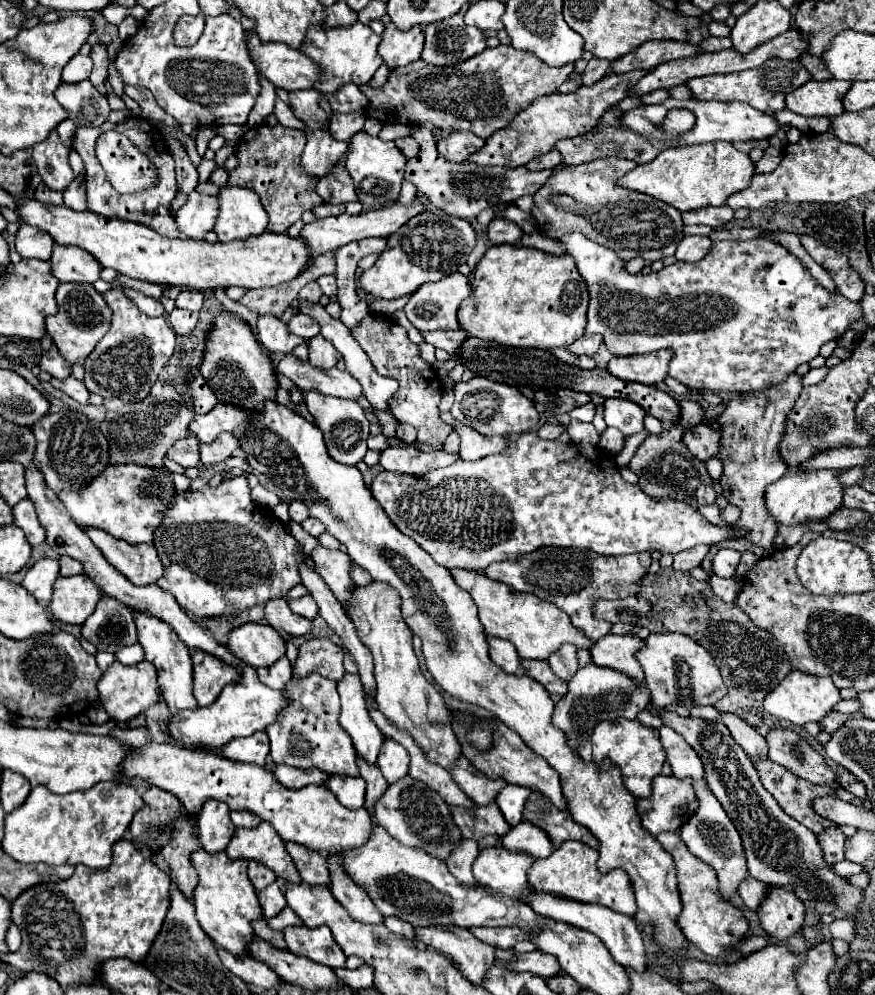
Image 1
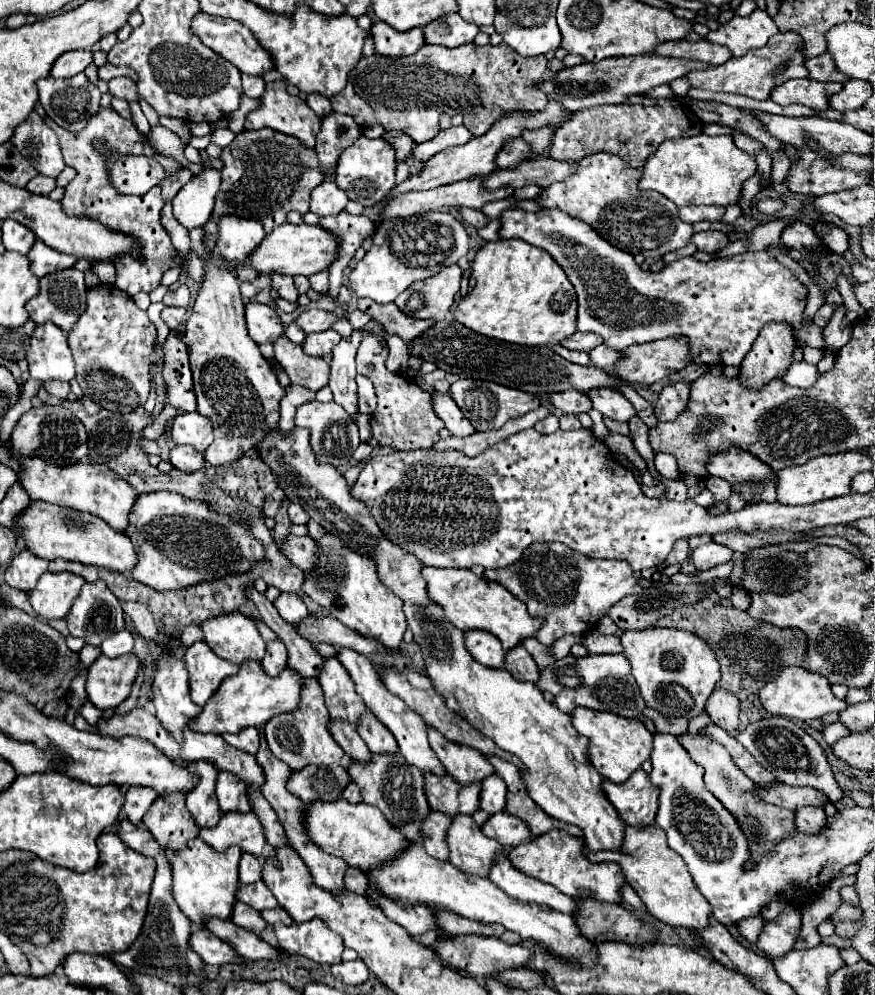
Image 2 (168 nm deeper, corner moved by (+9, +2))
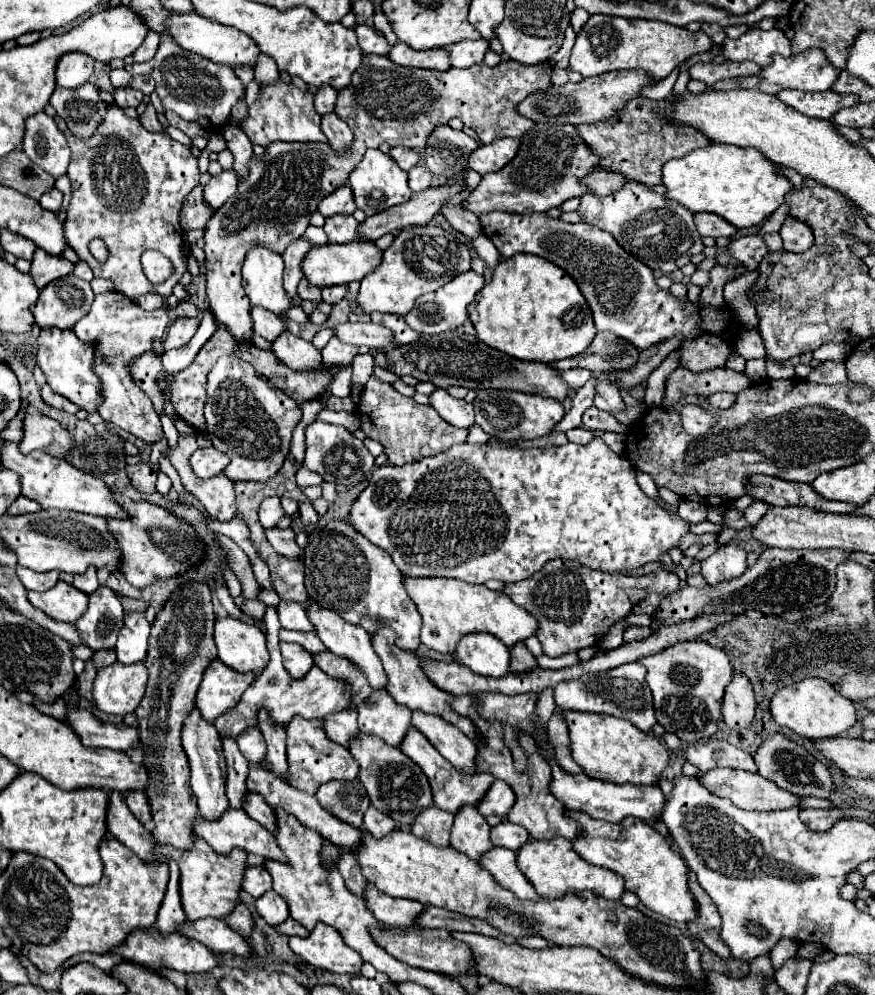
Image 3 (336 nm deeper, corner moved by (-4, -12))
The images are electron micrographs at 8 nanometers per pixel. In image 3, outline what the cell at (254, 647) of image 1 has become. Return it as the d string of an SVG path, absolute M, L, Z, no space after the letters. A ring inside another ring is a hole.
M218 618L214 626L218 658L238 672L262 672L270 660L266 636L260 628L236 618Z

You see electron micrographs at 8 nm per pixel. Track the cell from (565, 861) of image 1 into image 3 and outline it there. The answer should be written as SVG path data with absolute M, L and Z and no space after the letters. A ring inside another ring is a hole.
M552 838L552 840L528 840L518 852L516 852L516 864L526 876L526 880L536 888L540 896L554 898L564 896L566 892L582 892L592 890L598 896L604 896L606 900L620 900L624 892L624 880L622 876L610 872L608 868L598 868L592 864L586 864L574 850L570 840L566 838Z

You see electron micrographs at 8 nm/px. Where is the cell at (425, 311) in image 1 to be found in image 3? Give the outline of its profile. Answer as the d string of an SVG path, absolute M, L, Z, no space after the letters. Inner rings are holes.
M474 270L470 272L462 272L460 276L456 276L454 280L450 280L448 284L444 284L442 288L426 294L426 296L420 296L418 298L418 304L404 316L406 318L406 324L416 330L418 334L442 334L442 332L450 332L450 330L456 330L458 326L464 324L464 320L468 318L468 312L466 312L466 306L470 302L474 302L476 294L480 292L480 288L484 286L484 276L482 274L476 274Z

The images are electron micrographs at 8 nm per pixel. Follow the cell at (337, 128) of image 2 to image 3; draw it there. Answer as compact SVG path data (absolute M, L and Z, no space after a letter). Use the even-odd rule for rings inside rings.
M330 112L328 116L322 116L322 132L326 134L330 146L336 152L348 150L352 144L352 138L354 138L348 124L344 120L340 120L334 112Z

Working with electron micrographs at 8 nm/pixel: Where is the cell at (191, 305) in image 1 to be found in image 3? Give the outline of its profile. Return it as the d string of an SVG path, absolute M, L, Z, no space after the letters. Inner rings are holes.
M182 300L182 302L174 308L174 314L176 314L176 316L186 316L186 318L196 318L198 310L196 310L196 306L194 306L190 300Z

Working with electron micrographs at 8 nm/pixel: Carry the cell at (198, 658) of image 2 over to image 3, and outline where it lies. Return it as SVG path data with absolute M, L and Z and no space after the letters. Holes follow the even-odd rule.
M218 658L206 668L202 684L196 694L196 708L206 722L214 722L226 710L232 710L244 690L254 682L254 672L234 672L230 666L222 664Z

